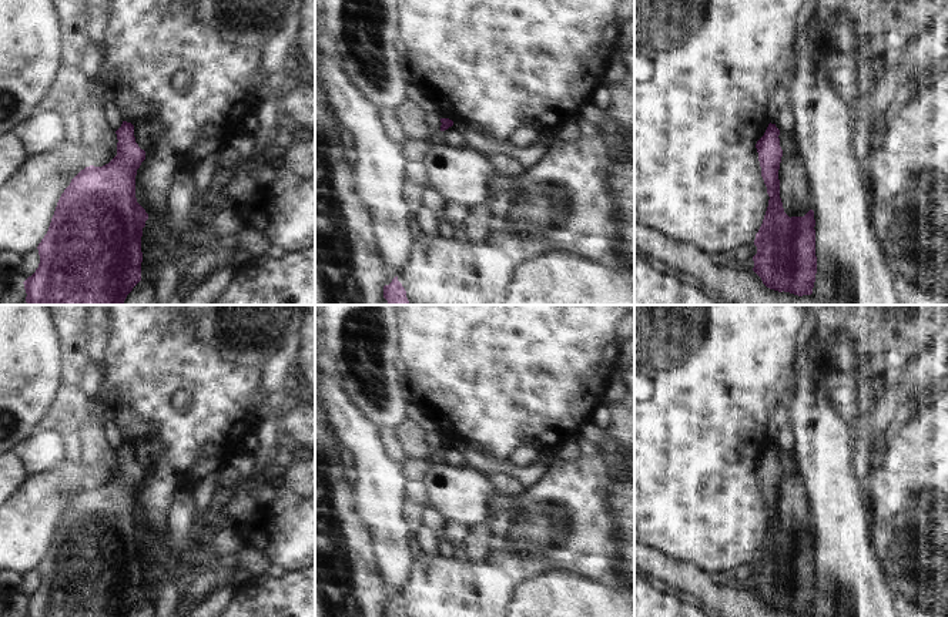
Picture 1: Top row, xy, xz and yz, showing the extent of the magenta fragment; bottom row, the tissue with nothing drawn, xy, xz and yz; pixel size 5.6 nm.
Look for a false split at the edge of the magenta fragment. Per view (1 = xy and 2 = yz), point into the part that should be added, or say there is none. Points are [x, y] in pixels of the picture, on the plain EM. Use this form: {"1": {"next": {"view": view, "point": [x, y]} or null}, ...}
{"1": {"next": null}, "2": {"next": null}}

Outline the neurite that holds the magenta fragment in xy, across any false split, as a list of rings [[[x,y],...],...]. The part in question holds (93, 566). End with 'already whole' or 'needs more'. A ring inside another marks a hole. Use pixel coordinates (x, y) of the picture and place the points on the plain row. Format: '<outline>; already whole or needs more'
[[[123,440],[117,453],[117,475],[103,486],[86,486],[61,513],[50,546],[38,563],[40,583],[23,603],[26,617],[127,617],[141,600],[141,556],[148,533],[135,517],[135,494],[145,470],[138,466],[134,445]]]; already whole

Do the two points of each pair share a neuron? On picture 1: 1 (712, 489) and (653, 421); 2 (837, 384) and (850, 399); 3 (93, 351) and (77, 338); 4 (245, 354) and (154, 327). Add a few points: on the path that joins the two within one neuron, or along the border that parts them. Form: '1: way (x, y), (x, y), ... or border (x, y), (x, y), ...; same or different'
1: way (694, 472), (663, 438); same
2: way (841, 388), (846, 395); same
3: border (86, 319), (86, 354), (90, 359); different
4: border (184, 319), (194, 327), (201, 339), (234, 362); different

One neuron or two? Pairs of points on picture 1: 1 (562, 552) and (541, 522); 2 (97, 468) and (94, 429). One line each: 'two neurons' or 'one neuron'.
1: one neuron
2: one neuron

